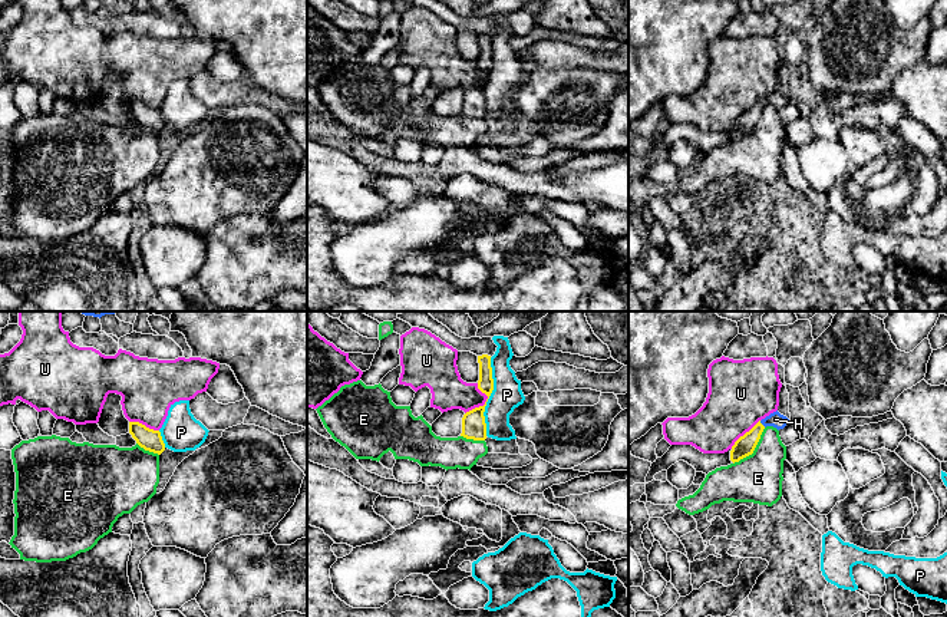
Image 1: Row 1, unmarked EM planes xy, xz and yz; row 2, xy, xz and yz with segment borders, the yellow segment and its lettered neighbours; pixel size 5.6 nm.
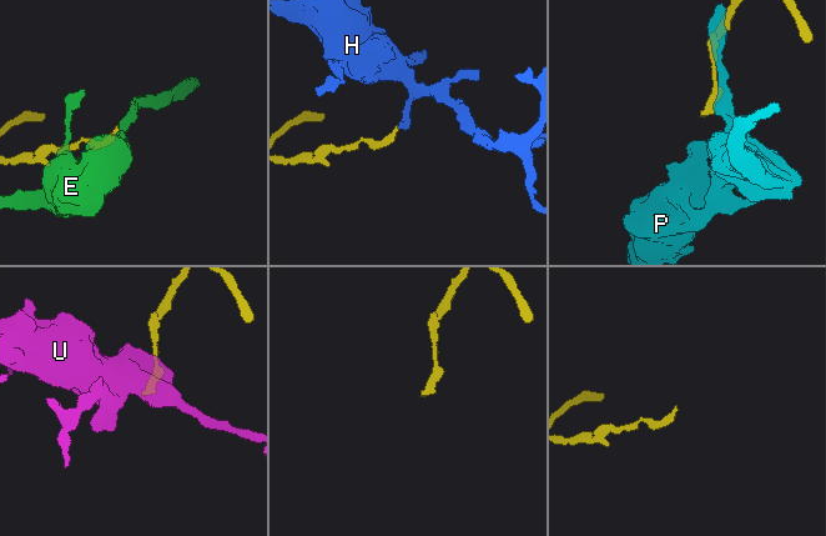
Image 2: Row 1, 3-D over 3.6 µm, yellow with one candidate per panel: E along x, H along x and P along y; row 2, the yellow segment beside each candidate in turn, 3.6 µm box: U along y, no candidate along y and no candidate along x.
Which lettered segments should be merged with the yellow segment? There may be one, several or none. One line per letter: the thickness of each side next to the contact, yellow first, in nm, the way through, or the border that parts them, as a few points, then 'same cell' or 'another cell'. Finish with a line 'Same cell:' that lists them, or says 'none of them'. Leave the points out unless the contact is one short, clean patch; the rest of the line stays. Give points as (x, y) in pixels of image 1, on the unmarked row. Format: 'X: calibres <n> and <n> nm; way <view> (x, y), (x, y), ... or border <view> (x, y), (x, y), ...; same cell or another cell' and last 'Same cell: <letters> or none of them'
E: calibres 110 and 280 nm; border yz (765, 106), (755, 128), (733, 142); another cell
H: calibres 110 and 90 nm; way yz (745, 124), (761, 102), (775, 98); same cell
P: calibres 140 and 170 nm; another cell
U: calibres 140 and 190 nm; border xz (478, 62), (487, 79), (465, 92); another cell
Same cell: H

